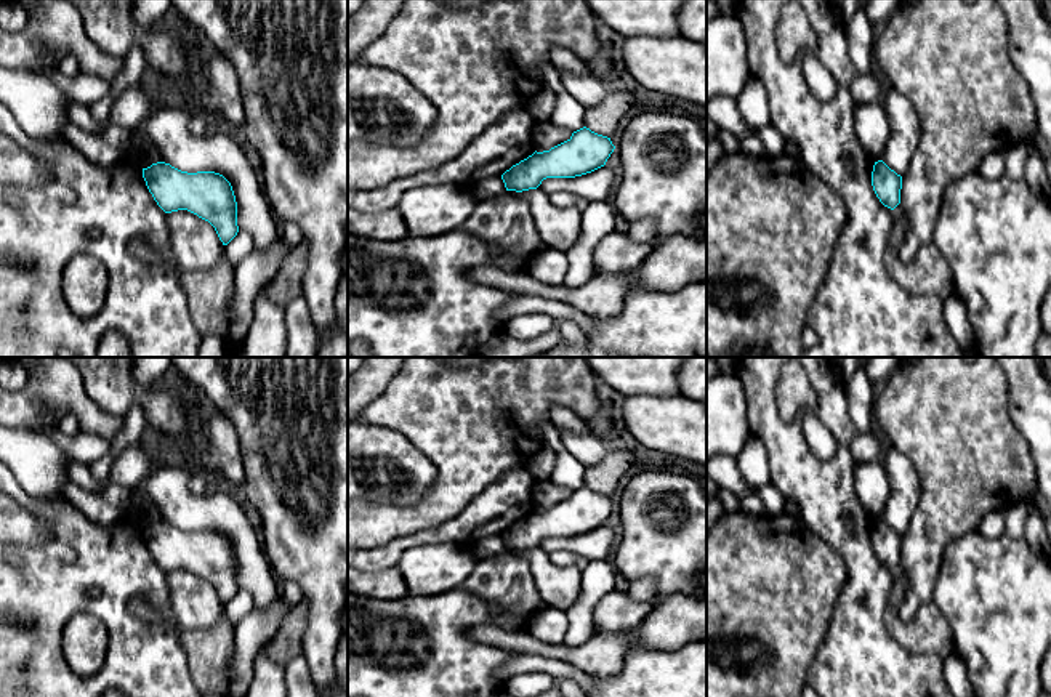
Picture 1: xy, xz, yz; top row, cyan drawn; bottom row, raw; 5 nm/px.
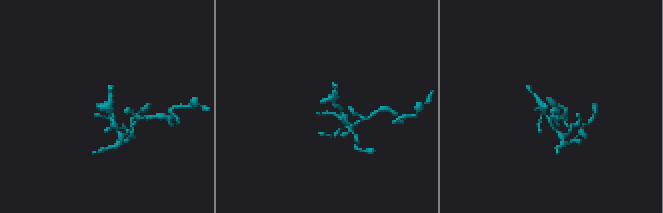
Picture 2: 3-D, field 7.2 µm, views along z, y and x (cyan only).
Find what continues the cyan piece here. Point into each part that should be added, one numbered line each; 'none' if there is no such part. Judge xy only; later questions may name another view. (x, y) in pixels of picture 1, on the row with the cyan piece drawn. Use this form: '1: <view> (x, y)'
none

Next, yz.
none

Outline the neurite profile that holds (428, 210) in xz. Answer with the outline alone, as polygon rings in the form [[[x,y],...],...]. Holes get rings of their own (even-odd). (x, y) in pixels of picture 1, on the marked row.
[[[453,184],[415,186],[399,202],[409,236],[436,237],[460,231],[476,207],[469,187]]]

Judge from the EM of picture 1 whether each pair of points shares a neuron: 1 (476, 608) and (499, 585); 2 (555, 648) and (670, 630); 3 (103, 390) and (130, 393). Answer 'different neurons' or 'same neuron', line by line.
1: different neurons
2: same neuron
3: same neuron

